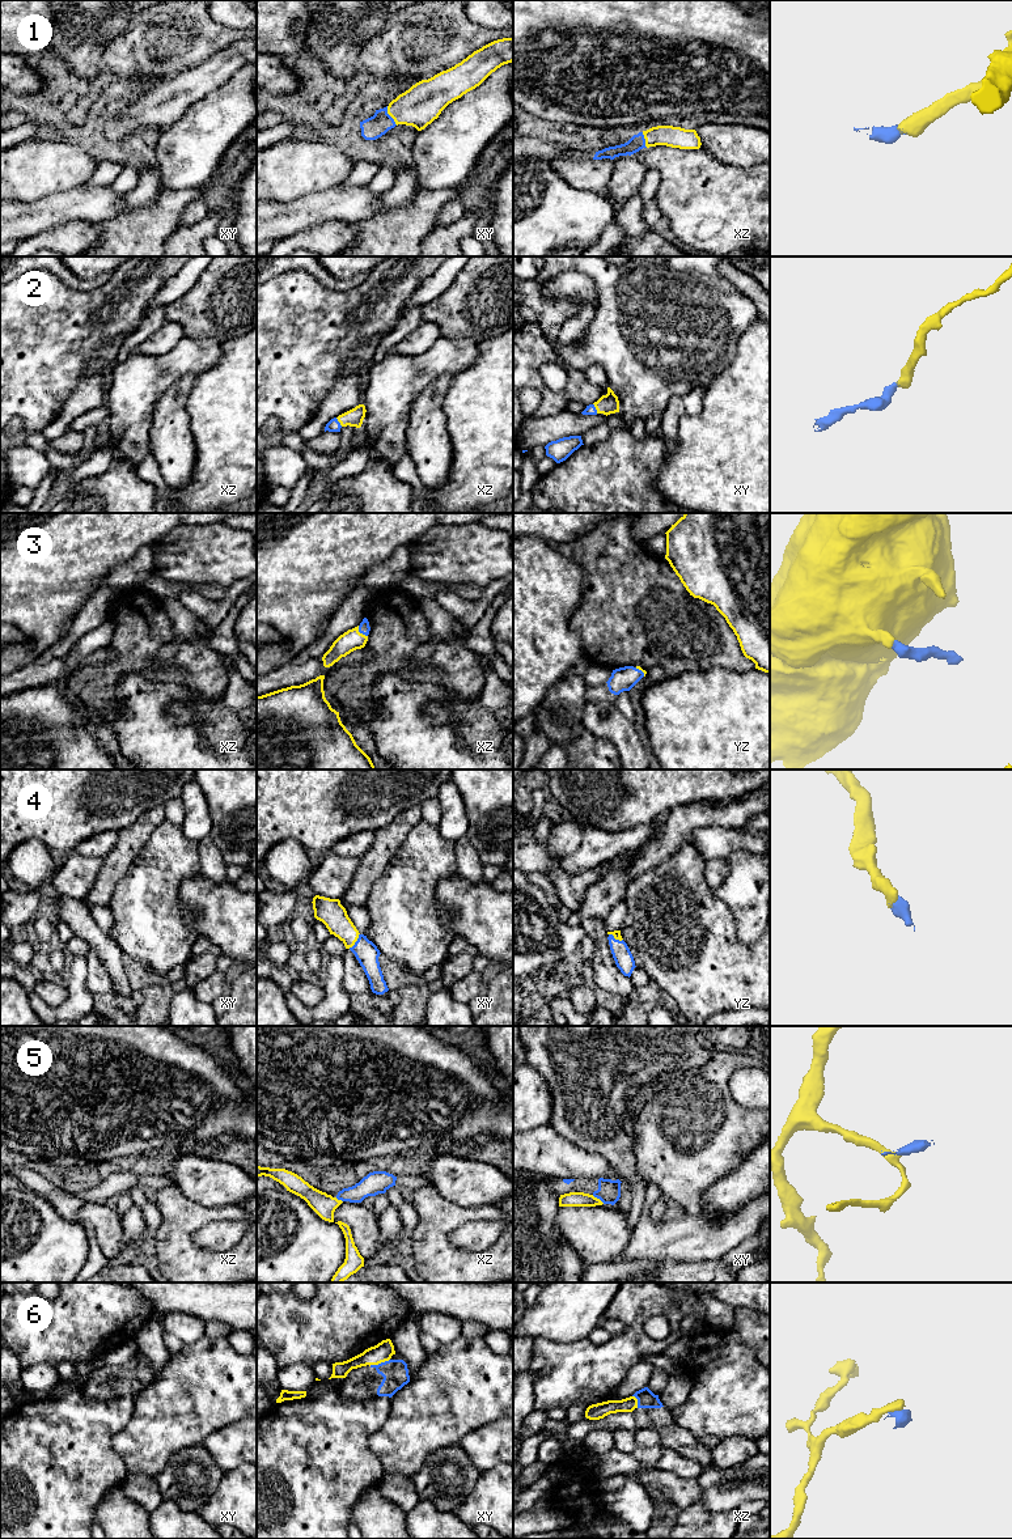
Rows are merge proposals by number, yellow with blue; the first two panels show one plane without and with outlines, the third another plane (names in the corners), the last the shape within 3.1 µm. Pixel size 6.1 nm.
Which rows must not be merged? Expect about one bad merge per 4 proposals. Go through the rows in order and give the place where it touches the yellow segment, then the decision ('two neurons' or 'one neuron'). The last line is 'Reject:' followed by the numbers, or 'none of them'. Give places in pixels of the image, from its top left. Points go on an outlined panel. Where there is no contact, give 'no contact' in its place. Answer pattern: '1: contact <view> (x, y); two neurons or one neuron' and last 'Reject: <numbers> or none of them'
1: contact xy (389, 114); one neuron
2: contact xy (596, 408); one neuron
3: contact xz (359, 632); one neuron
4: contact xy (355, 941); one neuron
5: contact xy (598, 1199); two neurons
6: contact xy (379, 1362); two neurons
Reject: 5, 6

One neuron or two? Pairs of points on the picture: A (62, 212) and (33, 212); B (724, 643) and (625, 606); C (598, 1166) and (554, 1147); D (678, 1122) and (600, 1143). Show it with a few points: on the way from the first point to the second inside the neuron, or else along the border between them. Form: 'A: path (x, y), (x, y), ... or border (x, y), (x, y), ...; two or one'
A: path (55, 212), (39, 212); one
B: path (699, 639), (690, 634), (676, 632), (650, 619); one
C: path (588, 1166), (571, 1162), (564, 1157); one
D: border (644, 1105), (635, 1123), (635, 1165); two

